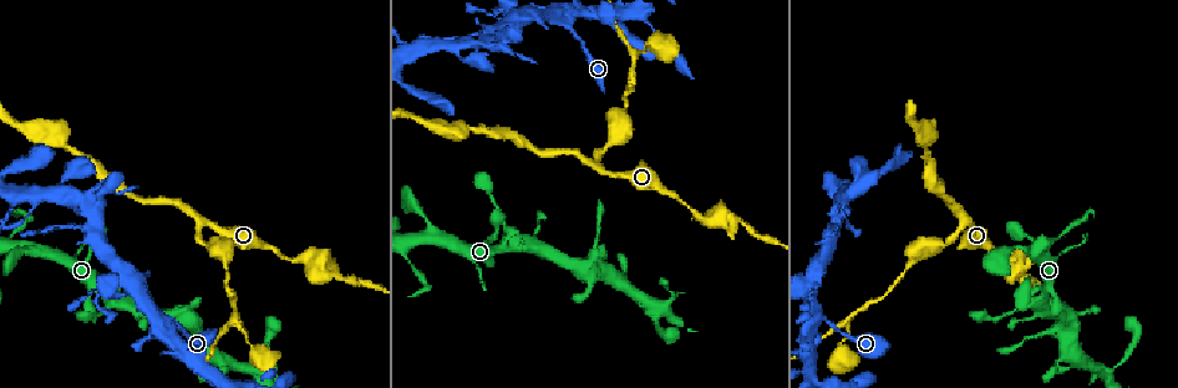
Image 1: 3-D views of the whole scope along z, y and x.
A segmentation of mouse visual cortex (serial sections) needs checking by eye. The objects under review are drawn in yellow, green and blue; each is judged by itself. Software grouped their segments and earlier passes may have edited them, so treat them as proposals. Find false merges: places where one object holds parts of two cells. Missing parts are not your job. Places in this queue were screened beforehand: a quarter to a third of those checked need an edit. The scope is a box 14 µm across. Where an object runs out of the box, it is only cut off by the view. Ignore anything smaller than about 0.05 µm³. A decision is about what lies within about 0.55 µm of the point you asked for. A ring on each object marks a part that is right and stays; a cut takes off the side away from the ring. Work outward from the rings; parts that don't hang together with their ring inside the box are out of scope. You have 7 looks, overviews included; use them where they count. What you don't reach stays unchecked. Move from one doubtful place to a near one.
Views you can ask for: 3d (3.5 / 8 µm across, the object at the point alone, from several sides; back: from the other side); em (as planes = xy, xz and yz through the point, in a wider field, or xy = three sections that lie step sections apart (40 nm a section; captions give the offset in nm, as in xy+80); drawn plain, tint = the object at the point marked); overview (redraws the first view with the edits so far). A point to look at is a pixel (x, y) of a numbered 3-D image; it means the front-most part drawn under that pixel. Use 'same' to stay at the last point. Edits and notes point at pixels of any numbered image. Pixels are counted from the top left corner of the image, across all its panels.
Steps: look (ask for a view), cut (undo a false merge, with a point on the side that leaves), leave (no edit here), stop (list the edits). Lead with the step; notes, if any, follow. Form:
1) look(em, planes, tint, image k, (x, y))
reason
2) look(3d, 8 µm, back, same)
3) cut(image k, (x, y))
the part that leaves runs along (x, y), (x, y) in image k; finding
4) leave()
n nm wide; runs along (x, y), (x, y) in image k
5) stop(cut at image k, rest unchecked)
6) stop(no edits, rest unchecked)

look(em, xy, step 3, tint, image 1, (597, 168))
three-way junction

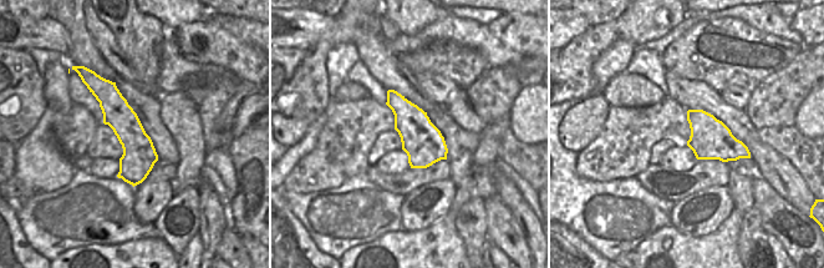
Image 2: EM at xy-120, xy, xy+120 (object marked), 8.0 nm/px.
look(3d, 3.5 µm, same)
wider look

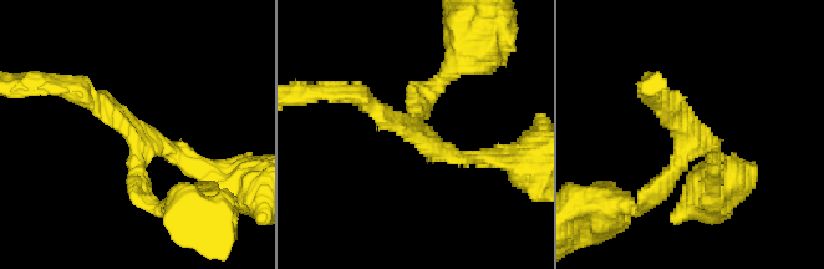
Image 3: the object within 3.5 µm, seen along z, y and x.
leave()
arms of 200, 200, 250 nm; runs along (712, 178), (693, 141), (645, 206) in image 3; one cell here

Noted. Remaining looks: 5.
look(3d, 3.5 µm, back, image 1, (232, 314))
branch point

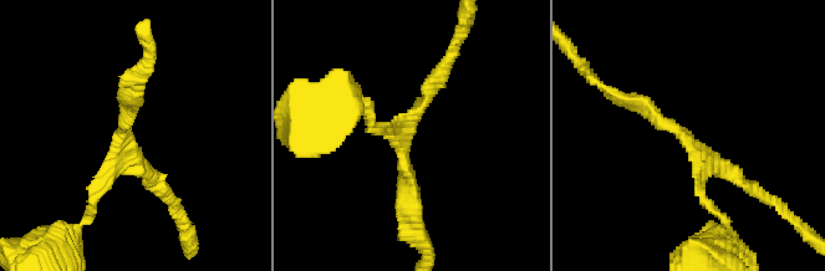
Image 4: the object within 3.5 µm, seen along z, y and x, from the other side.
look(em, planes, tint, image 4, (404, 138))
3 arms; arms of 150, 200, 200 nm

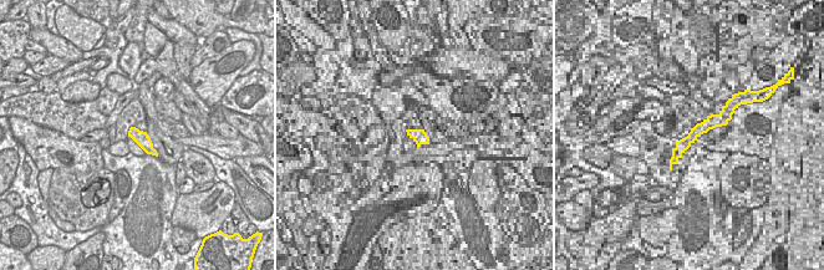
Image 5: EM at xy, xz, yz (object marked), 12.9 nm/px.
leave()
runs along (620, 97), (687, 136), (708, 204) in image 4; continuous, no second cell

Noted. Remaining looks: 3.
look(3d, 3.5 µm, image 1, (157, 323))
abrupt turn

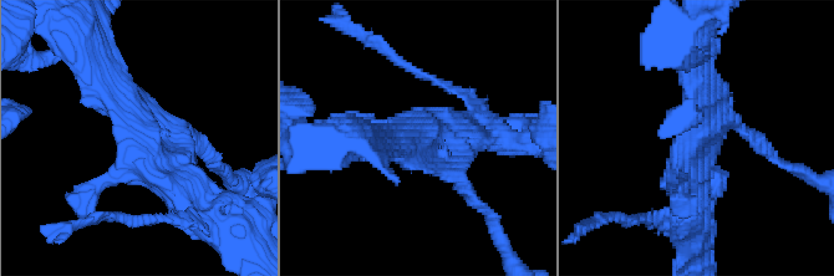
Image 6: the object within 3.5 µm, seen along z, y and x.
look(em, xy, step 5, tint, image 6, (696, 134))
need the tissue

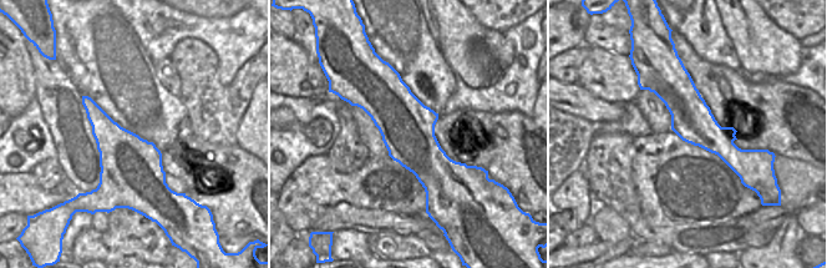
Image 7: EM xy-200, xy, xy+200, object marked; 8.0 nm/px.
leave()
440 nm wide; runs along (751, 136), (702, 128), (690, 200) in image 6; all the same cell

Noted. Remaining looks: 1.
stop(no edits, rest unchecked)

